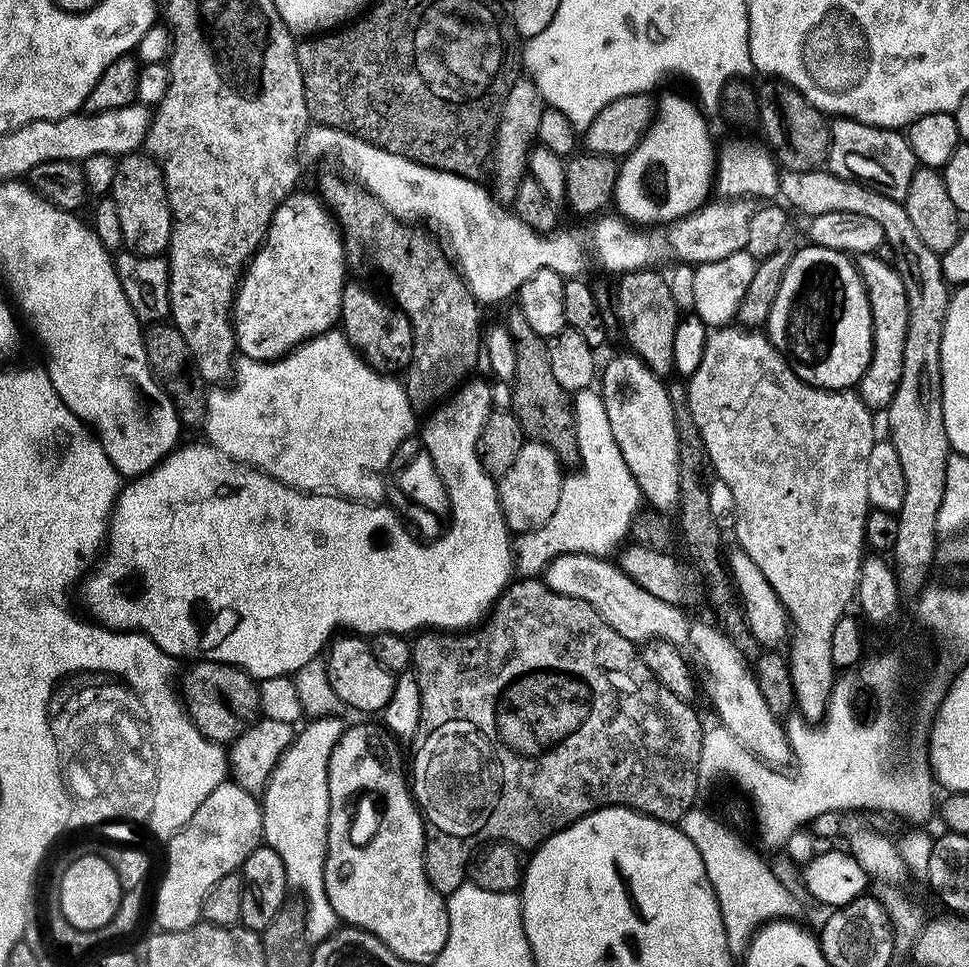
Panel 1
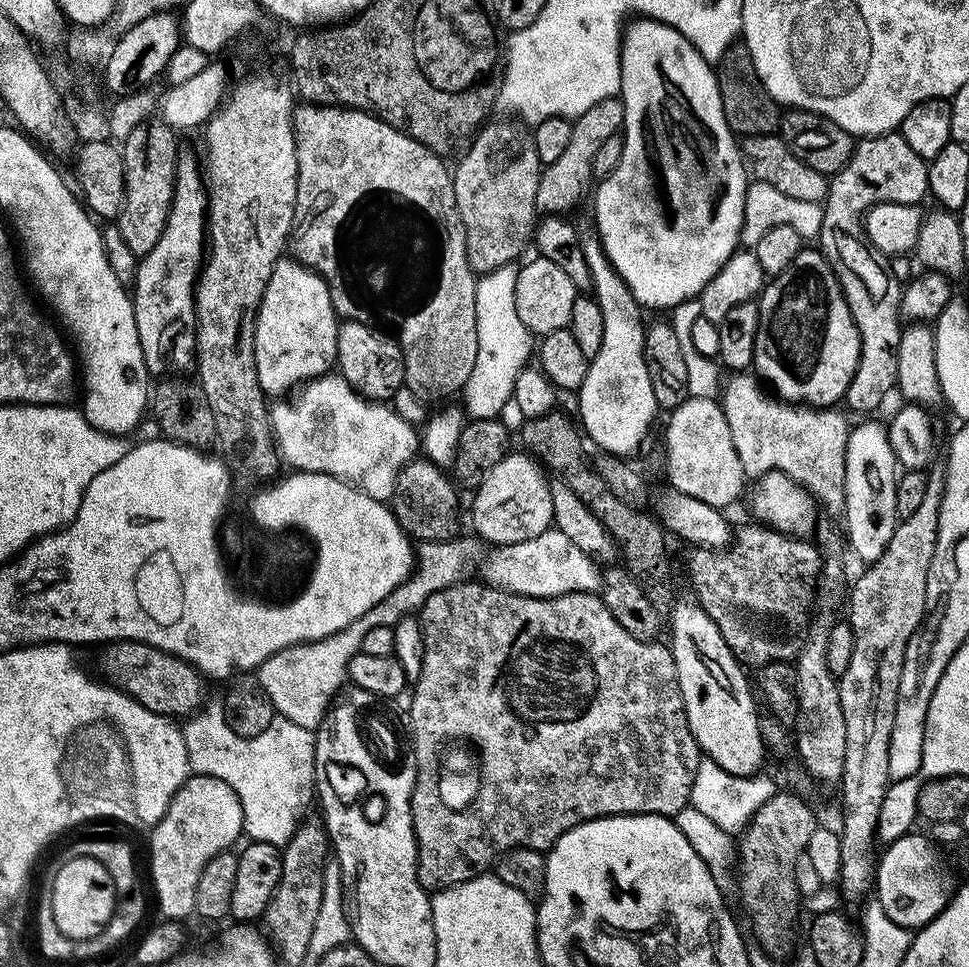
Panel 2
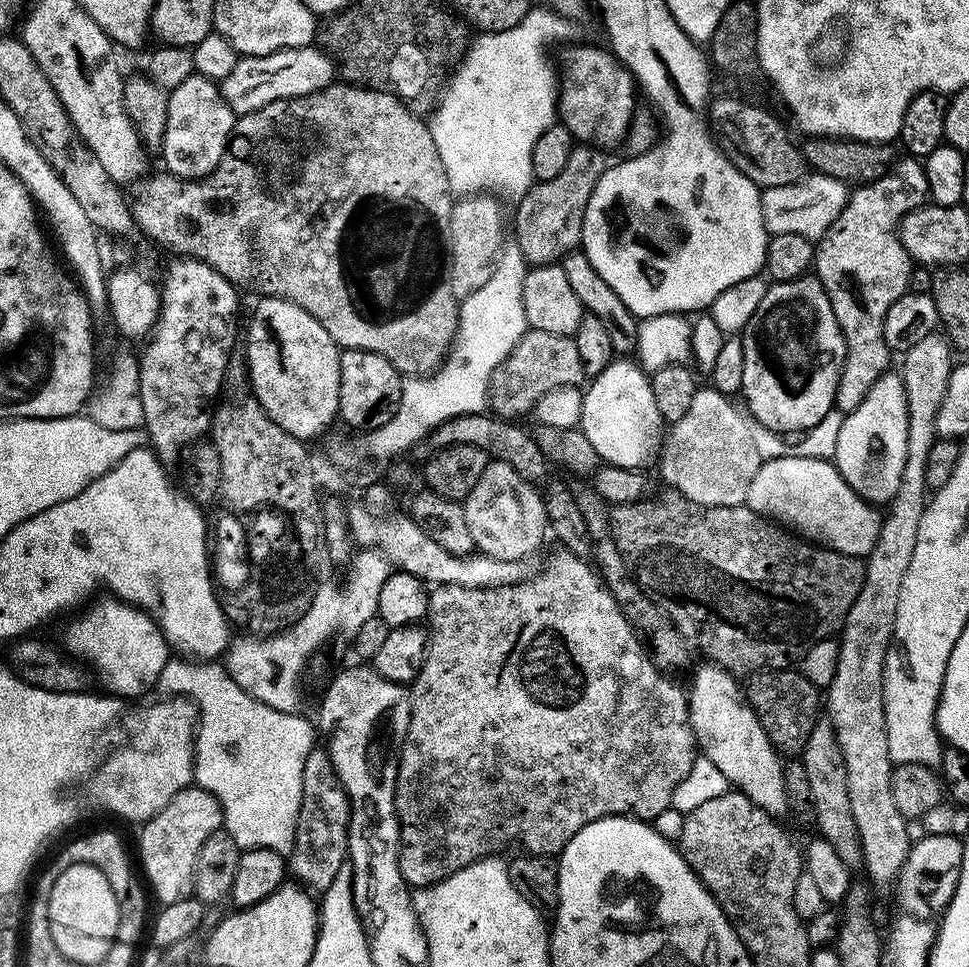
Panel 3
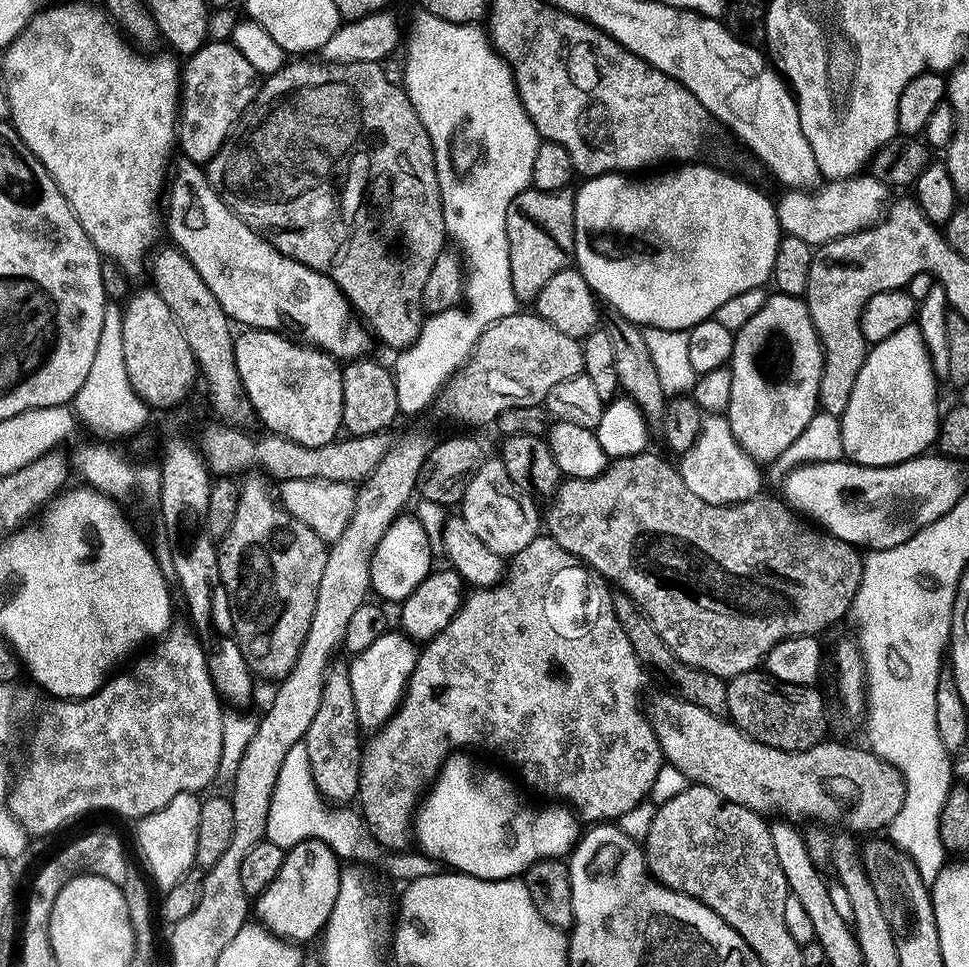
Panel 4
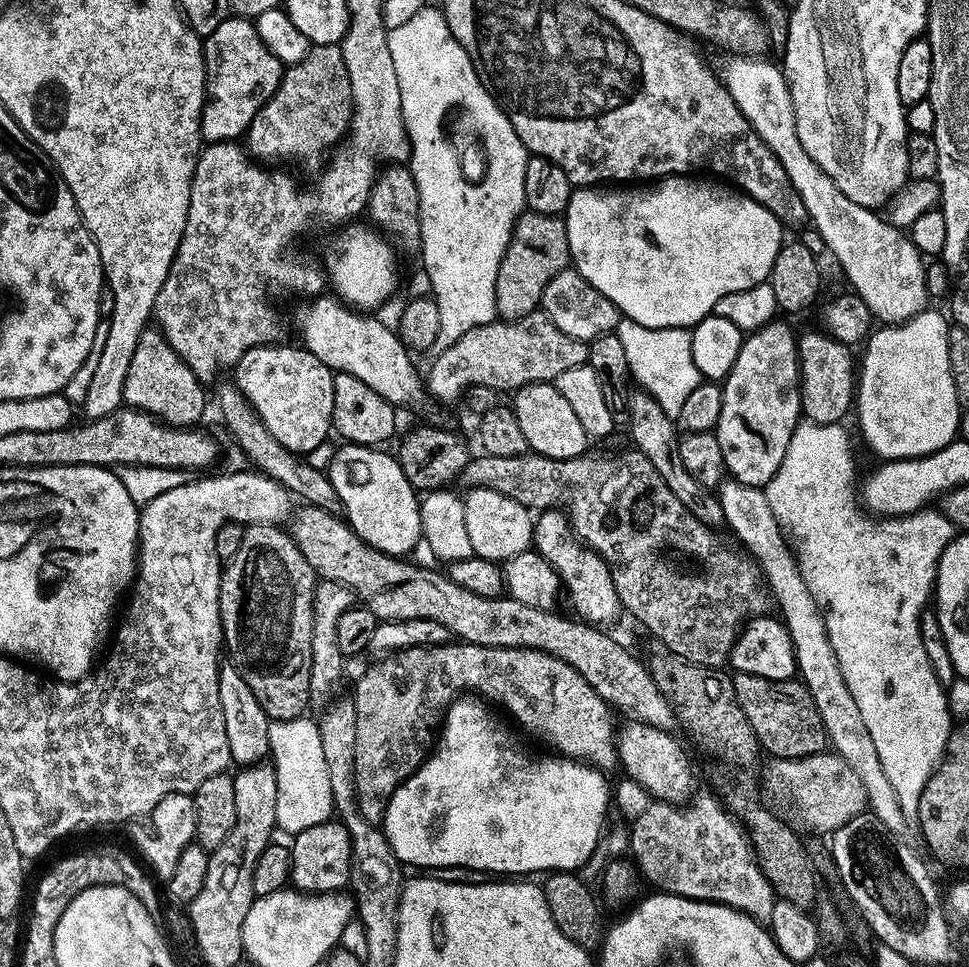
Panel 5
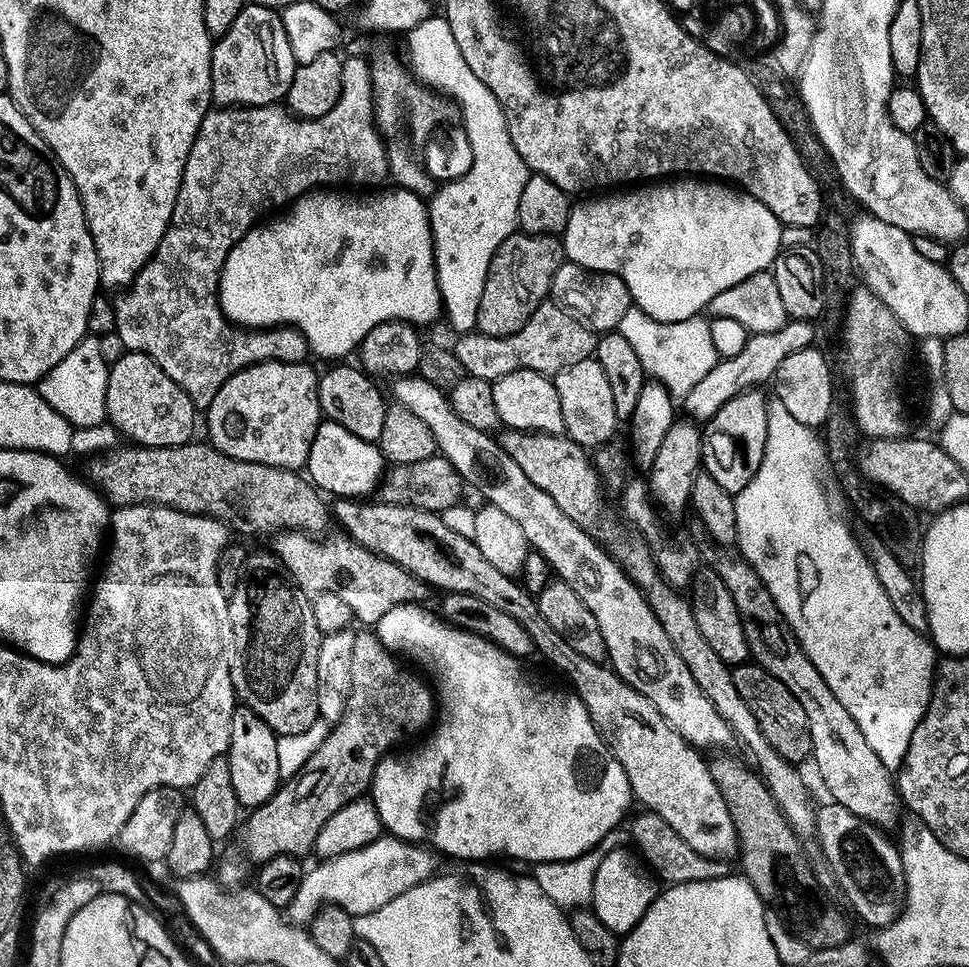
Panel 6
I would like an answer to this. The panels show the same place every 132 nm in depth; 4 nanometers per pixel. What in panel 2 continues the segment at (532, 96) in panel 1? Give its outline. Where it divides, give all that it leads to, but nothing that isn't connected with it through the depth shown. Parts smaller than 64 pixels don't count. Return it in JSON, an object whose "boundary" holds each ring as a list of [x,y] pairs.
{"boundary":[[[508,120],[485,123],[475,133],[468,152],[452,172],[456,208],[467,230],[467,261],[478,276],[519,259],[516,257],[523,252],[527,242],[529,245],[535,233],[538,218],[536,200],[542,165],[534,149],[531,131],[519,121]]]}

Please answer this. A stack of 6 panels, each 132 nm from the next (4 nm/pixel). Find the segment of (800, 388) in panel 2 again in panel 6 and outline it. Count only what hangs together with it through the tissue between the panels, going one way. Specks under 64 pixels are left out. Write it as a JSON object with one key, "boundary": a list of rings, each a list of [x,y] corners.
{"boundary":[[[763,391],[743,392],[730,398],[730,402],[726,402],[726,406],[722,406],[722,410],[718,410],[718,414],[702,428],[704,441],[700,463],[703,471],[708,472],[722,490],[733,494],[742,491],[746,482],[754,478],[766,450],[768,400],[760,392]]]}

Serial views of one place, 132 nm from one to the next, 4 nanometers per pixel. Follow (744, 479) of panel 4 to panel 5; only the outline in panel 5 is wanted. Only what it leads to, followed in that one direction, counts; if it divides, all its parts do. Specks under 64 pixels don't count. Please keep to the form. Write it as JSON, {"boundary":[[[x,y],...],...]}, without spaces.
{"boundary":[[[731,478],[725,479],[724,483],[720,485],[718,495],[722,506],[722,514],[724,515],[724,524],[727,527],[732,527],[733,534],[744,543],[742,545],[743,551],[758,565],[771,597],[775,600],[775,603],[776,600],[780,603],[781,614],[779,613],[779,615],[782,617],[784,627],[788,629],[792,645],[796,651],[799,679],[808,688],[813,698],[814,706],[817,707],[817,712],[824,724],[827,743],[830,745],[831,751],[842,757],[846,762],[846,766],[850,766],[850,770],[854,770],[854,774],[858,774],[858,782],[862,784],[862,790],[866,790],[870,812],[888,829],[889,833],[900,834],[898,832],[906,827],[906,821],[900,809],[898,796],[894,794],[894,788],[890,786],[885,772],[882,771],[882,762],[878,762],[878,750],[874,750],[874,742],[870,739],[870,730],[866,730],[866,722],[862,722],[862,714],[858,714],[858,706],[855,705],[854,698],[851,697],[850,690],[842,678],[838,660],[830,646],[830,638],[826,634],[824,617],[820,608],[814,602],[814,598],[800,574],[799,567],[790,562],[789,545],[788,548],[784,545],[784,540],[786,541],[785,533],[780,525],[776,523],[776,519],[768,505],[767,495],[761,489],[739,484],[737,480]]]}

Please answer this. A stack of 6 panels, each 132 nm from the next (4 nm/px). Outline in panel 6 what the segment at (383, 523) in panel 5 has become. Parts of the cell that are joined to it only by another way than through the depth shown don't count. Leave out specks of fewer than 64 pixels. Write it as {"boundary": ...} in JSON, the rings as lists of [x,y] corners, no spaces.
{"boundary":[[[321,419],[318,430],[314,434],[314,442],[310,442],[310,454],[306,465],[306,476],[321,493],[332,498],[364,498],[367,492],[375,493],[386,472],[386,461],[379,447],[373,441],[358,438],[358,434],[350,434],[346,426],[338,426],[338,422]]]}

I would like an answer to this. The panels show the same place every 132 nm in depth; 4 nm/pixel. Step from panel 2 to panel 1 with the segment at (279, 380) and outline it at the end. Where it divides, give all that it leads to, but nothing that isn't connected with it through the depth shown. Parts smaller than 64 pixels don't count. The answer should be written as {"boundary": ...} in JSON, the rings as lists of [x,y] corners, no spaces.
{"boundary":[[[293,191],[274,210],[274,218],[260,249],[248,261],[232,305],[232,327],[236,330],[236,347],[241,357],[250,360],[279,360],[299,344],[305,344],[323,332],[333,331],[340,319],[342,294],[346,283],[344,237],[319,195]]]}

